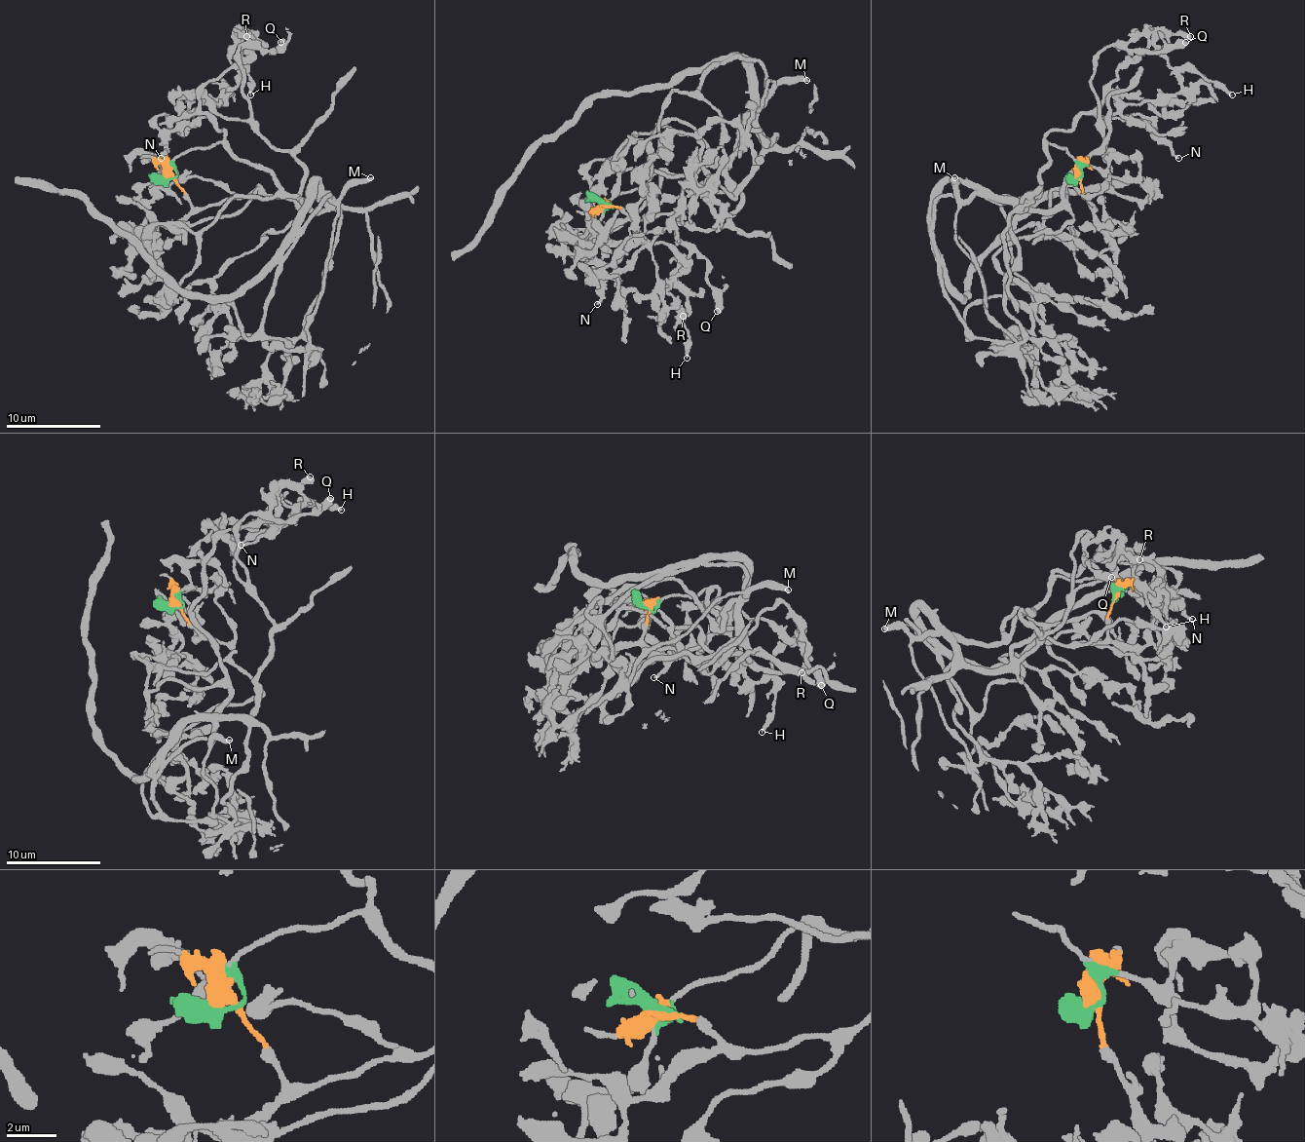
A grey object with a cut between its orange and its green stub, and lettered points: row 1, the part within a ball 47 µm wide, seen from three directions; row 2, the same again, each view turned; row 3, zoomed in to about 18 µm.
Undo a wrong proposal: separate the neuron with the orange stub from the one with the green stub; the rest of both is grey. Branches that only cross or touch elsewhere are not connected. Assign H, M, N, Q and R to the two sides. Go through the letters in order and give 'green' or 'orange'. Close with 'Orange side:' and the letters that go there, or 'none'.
H: green
M: green
N: green
Q: orange
R: green
Orange side: Q

